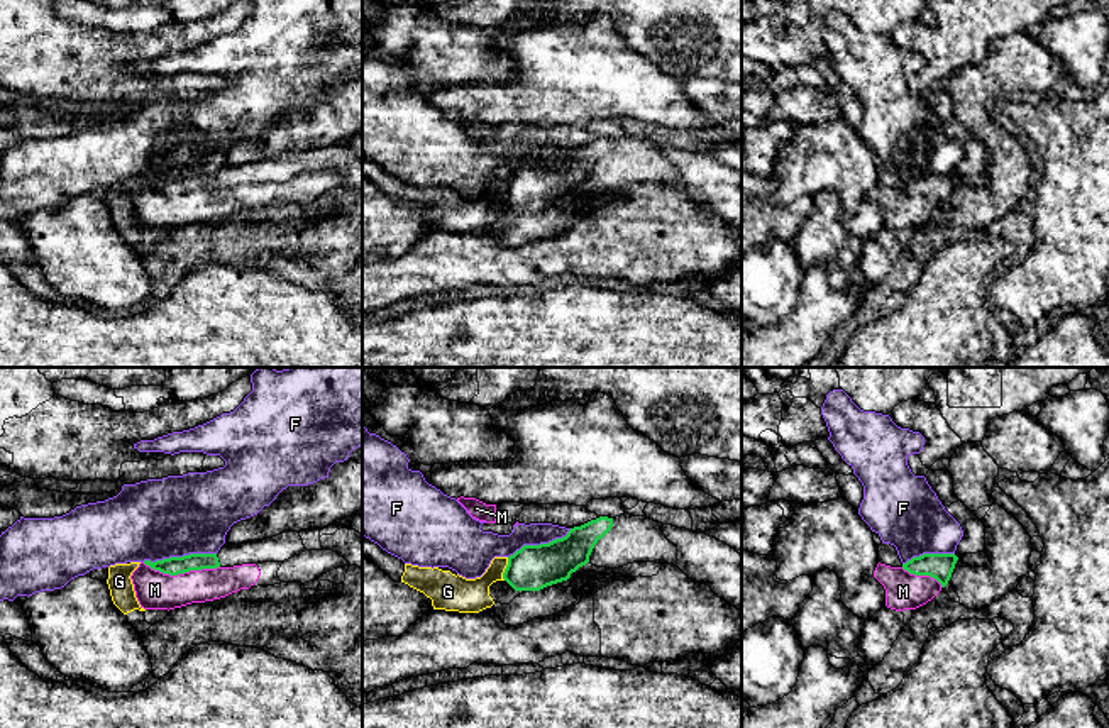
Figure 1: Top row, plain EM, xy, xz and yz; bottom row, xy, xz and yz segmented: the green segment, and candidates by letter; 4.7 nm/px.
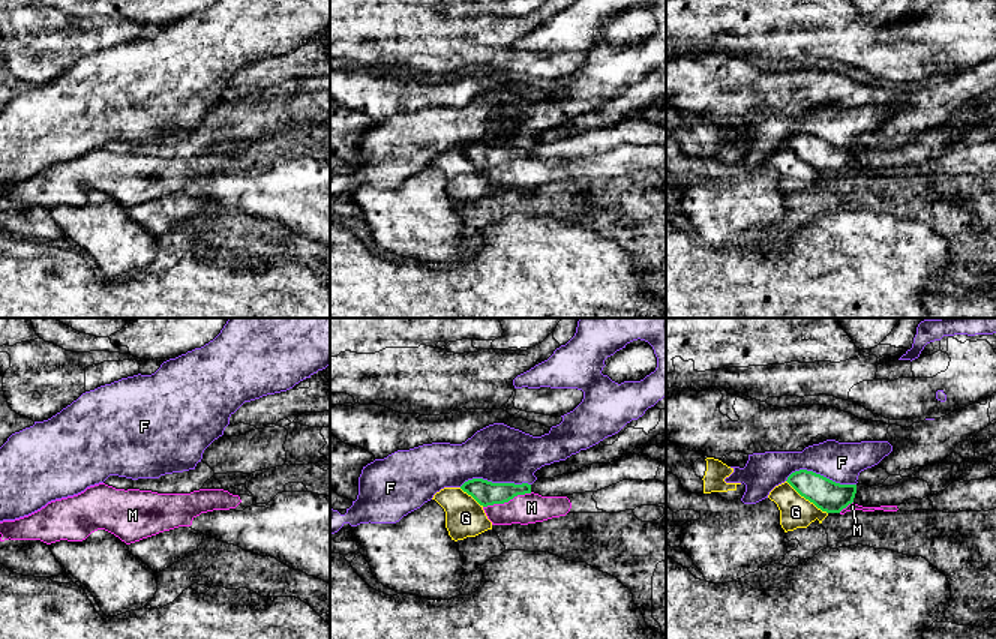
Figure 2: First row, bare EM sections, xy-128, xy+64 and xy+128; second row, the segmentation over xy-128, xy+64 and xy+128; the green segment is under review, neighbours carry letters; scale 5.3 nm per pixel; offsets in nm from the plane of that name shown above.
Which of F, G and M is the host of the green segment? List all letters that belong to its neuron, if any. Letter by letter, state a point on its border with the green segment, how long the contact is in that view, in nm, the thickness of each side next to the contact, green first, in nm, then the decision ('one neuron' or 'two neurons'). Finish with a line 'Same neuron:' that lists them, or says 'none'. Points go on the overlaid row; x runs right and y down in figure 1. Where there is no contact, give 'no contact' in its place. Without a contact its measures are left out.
F: xy (178, 557) | 360 nm | 90/380 nm | two neurons
G: xz (505, 569) | 110 nm | 220/160 nm | two neurons
M: xy (182, 573) | 360 nm | 90/180 nm | two neurons
Same neuron: none

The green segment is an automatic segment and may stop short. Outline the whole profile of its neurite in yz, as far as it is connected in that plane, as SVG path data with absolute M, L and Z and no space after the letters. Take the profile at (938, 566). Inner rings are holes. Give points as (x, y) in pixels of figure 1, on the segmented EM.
M923 554L902 564L902 569L914 576L930 576L945 587L957 560L958 557L955 554Z

